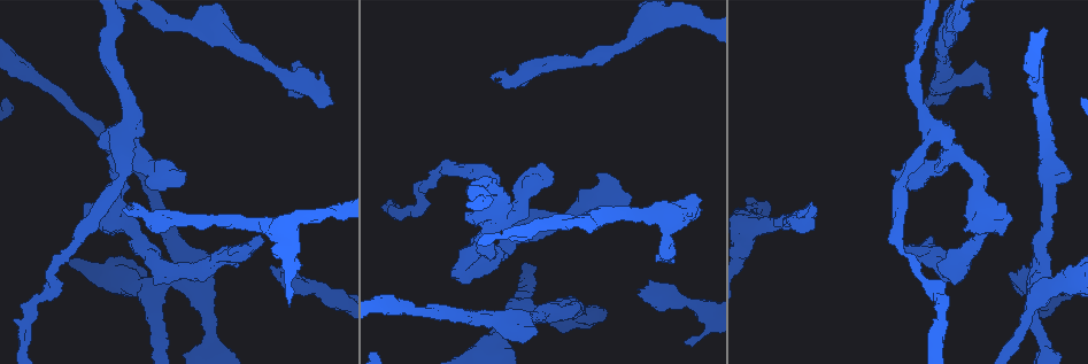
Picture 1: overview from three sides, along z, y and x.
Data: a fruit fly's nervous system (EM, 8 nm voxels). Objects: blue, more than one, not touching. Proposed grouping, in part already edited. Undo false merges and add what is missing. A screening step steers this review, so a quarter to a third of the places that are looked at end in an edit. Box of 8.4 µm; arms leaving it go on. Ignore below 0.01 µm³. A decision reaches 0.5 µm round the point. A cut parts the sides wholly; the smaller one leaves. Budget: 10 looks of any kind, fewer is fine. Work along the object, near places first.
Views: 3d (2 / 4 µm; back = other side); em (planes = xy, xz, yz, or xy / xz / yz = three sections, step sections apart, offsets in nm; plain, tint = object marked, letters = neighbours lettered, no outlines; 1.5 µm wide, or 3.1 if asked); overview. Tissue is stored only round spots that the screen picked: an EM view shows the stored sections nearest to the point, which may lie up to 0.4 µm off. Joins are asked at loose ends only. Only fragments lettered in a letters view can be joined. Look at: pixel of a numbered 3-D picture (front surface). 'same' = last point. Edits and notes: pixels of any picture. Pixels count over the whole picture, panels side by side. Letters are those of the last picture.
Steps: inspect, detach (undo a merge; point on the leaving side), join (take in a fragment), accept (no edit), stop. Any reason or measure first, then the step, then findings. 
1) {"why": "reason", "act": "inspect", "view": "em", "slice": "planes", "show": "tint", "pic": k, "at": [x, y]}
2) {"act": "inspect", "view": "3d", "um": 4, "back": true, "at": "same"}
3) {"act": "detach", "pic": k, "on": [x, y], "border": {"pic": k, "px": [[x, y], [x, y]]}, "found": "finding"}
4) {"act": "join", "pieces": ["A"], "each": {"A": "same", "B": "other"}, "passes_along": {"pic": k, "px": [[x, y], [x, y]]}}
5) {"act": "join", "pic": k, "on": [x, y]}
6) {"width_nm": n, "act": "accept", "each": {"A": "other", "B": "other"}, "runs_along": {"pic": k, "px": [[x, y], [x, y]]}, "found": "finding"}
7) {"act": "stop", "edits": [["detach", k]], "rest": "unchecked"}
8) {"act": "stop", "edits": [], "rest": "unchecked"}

{"why": "an open end", "act": "inspect", "view": "3d", "um": 2, "pic": 1, "at": [627, 204]}

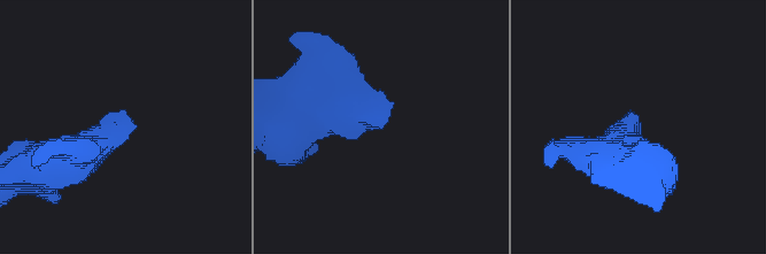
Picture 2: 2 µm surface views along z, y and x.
{"why": "need the tissue", "act": "inspect", "view": "em", "slice": "xy", "step": 8, "show": "letters", "pic": 2, "at": [632, 116]}

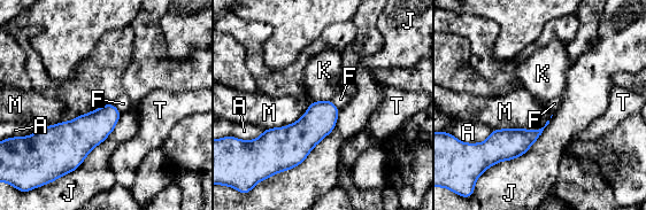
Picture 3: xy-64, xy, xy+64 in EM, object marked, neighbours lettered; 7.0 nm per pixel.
{"act": "inspect", "view": "em", "slice": "planes", "show": "letters", "at": "same"}

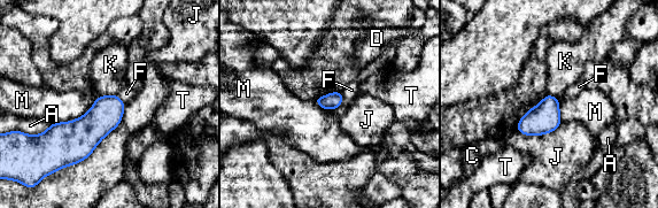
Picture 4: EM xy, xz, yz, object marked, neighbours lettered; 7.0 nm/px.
{"longest_contact_nm": ["J", 600], "act": "accept", "each": {"A": "other", "C": "other", "D": "other", "F": "other", "J": "other", "K": "other", "M": "other", "T": "other"}, "border": {"pic": 4, "px": [[116, 93], [98, 97]]}, "found": "none of them fits"}

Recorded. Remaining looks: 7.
{"why": "branch stops here", "act": "inspect", "view": "em", "slice": "xy", "step": 4, "show": "letters", "pic": 1, "at": [689, 196]}

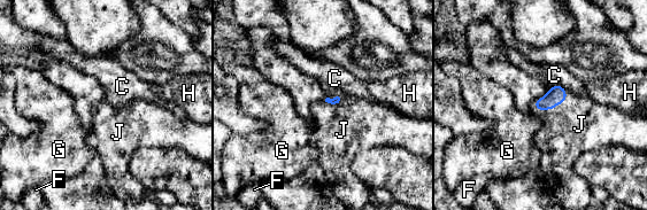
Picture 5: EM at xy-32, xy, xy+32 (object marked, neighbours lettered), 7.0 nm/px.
{"act": "join", "pieces": ["J"], "each": {"C": "other", "F": "other", "G": "other", "H": "other", "J": "same"}, "passes_along": {"pic": 5, "px": [[556, 94], [554, 107], [579, 124]]}, "found": "the neuron continues"}

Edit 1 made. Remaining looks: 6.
{"act": "inspect", "view": "overview"}

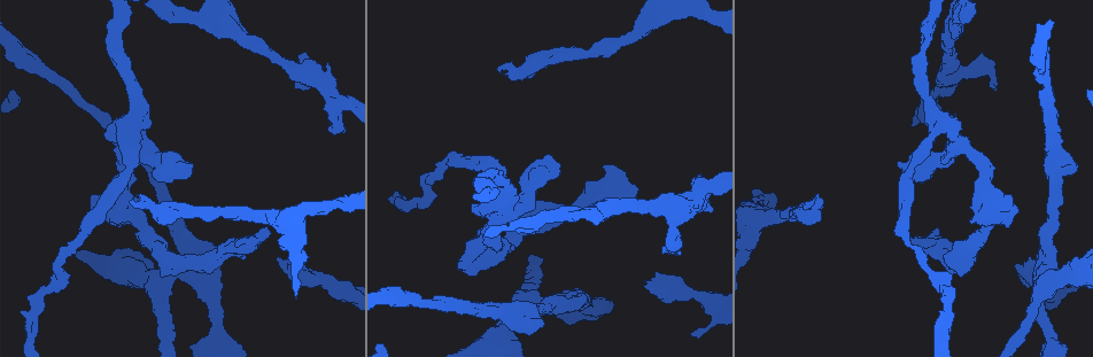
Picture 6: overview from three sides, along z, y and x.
{"why": "a narrow waist", "act": "inspect", "view": "em", "slice": "yz", "step": 4, "show": "letters", "pic": 6, "at": [441, 170]}

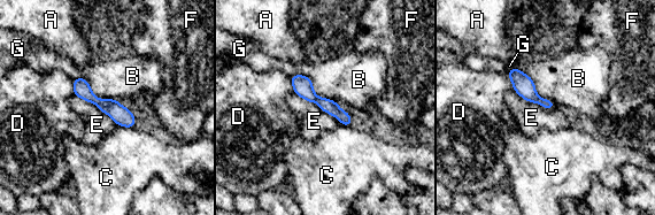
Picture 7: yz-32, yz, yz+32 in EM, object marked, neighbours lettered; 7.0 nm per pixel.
{"width_nm": 90, "longest_contact_nm": ["E", 420], "act": "accept", "each": {"A": "other", "B": "other", "C": "other", "D": "other", "E": "other", "F": "other", "G": "other"}, "found": "continuous, no second neuron"}

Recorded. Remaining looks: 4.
{"act": "inspect", "view": "em", "slice": "xz", "step": 8, "show": "tint", "pic": 6, "at": [816, 198]}

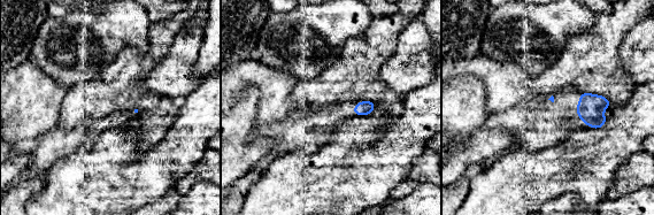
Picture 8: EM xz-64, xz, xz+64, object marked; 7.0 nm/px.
{"act": "inspect", "view": "em", "slice": "xz", "step": 8, "show": "letters", "at": "same"}

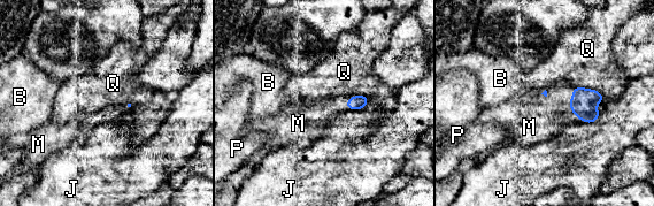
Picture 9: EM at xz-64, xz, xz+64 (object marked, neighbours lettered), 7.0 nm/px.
{"act": "join", "pieces": ["M"], "each": {"B": "other", "J": "other", "M": "same", "P": "other", "Q": "other"}, "found": "the neuron continues"}

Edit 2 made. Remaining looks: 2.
{"act": "stop", "edits": [["join", 5], ["join", 9]], "rest": "unchecked"}

